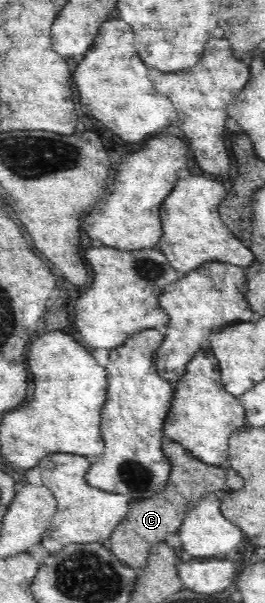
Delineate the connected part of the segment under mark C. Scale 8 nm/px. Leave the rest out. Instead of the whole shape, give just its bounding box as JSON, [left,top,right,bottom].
[109,436,243,570]

